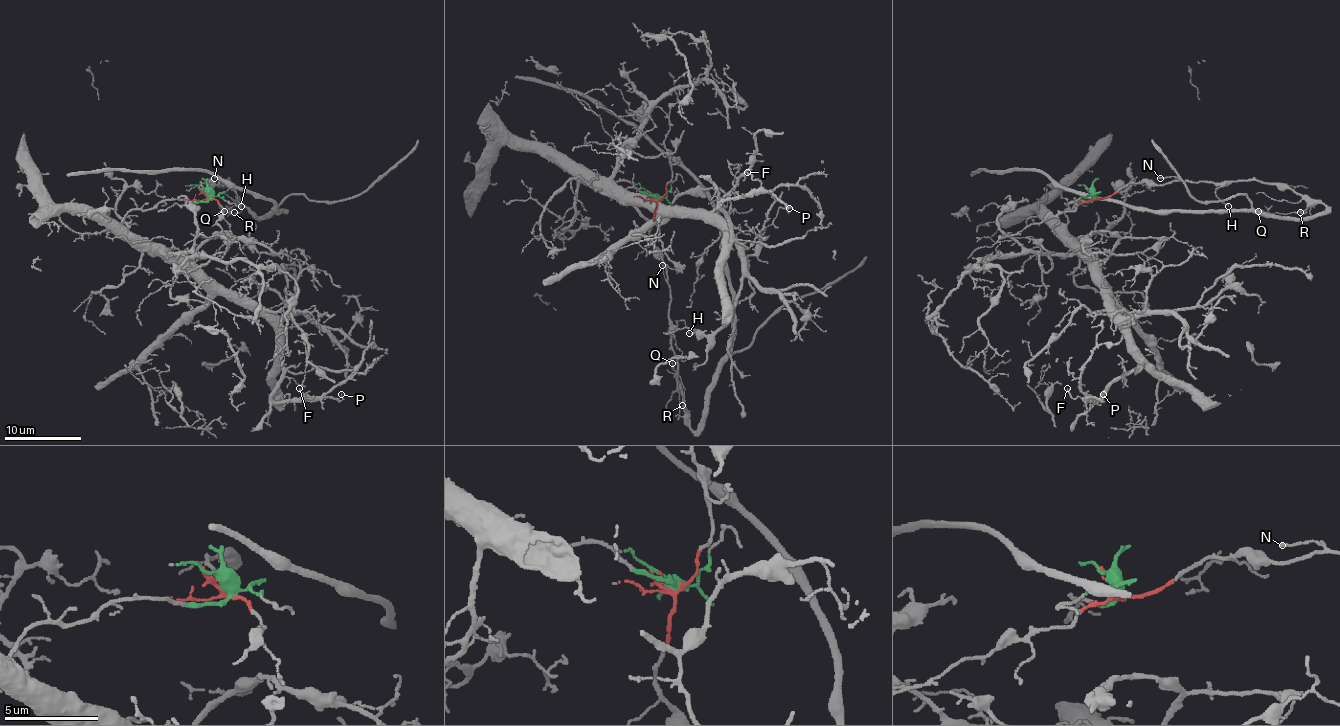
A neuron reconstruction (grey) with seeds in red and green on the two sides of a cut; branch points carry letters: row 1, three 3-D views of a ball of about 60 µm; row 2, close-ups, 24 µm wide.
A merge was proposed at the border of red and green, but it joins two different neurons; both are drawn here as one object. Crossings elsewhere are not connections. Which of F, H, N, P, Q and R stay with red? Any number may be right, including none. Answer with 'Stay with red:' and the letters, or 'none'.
Stay with red: H, N, Q, R

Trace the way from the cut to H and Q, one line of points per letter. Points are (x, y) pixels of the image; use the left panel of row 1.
H: (206, 195), (202, 183), (221, 181), (235, 193), (240, 206)
Q: (206, 195), (202, 183), (223, 181), (221, 183), (229, 179), (237, 195), (231, 214), (223, 212)

